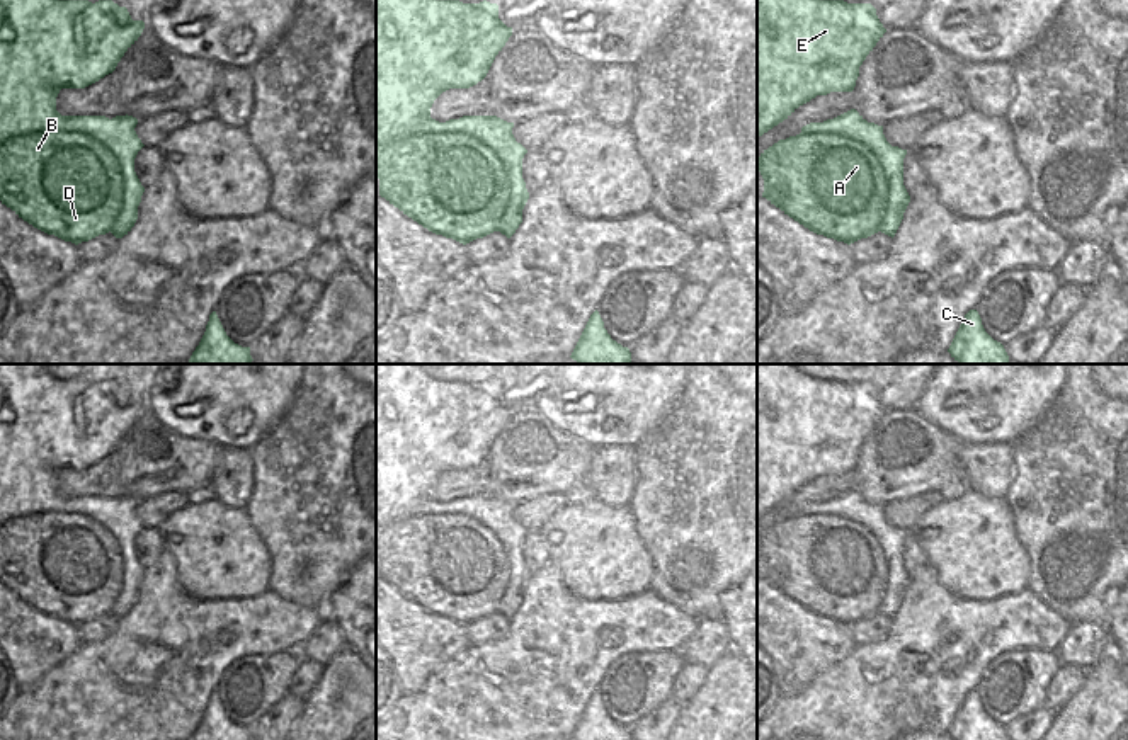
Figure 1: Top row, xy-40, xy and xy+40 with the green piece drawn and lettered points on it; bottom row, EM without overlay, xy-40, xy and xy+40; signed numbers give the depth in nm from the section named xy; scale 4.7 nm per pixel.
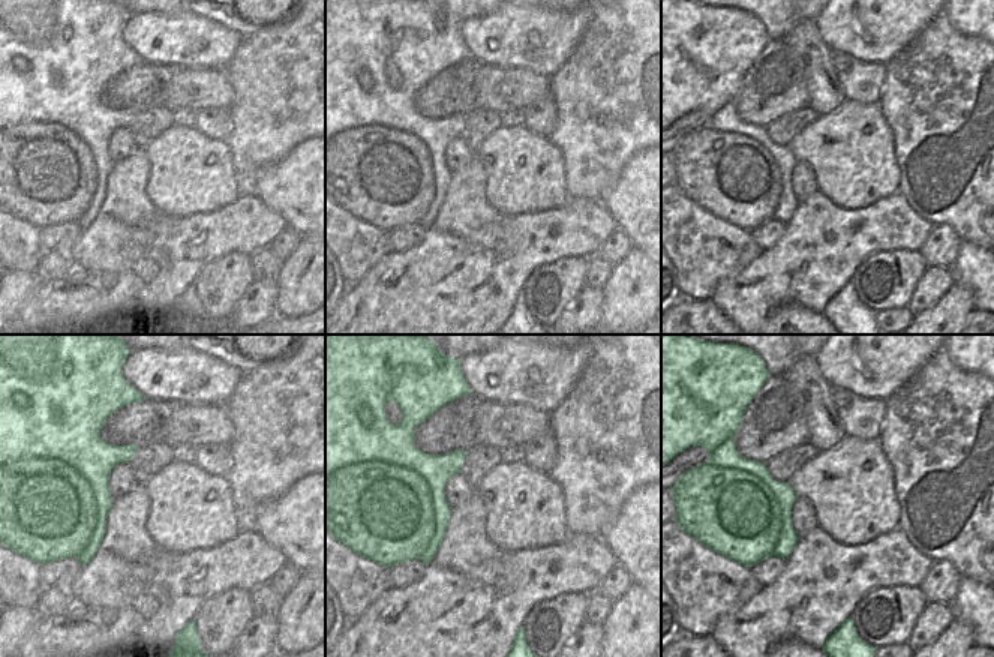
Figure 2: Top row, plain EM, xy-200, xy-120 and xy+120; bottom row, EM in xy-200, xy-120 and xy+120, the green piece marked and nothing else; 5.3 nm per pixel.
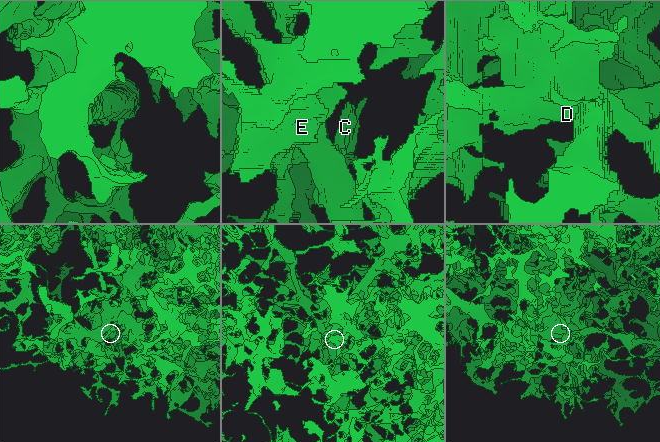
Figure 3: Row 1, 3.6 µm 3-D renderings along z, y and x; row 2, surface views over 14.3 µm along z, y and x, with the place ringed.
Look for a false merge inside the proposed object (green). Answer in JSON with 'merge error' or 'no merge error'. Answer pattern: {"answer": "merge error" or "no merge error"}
{"answer": "merge error"}

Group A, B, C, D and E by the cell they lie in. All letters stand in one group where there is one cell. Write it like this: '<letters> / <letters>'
A B D / C E

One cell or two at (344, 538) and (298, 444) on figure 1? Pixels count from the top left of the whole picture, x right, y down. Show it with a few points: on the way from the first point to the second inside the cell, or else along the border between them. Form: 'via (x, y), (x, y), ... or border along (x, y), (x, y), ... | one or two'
via (327, 514), (327, 473), (322, 468) | one

